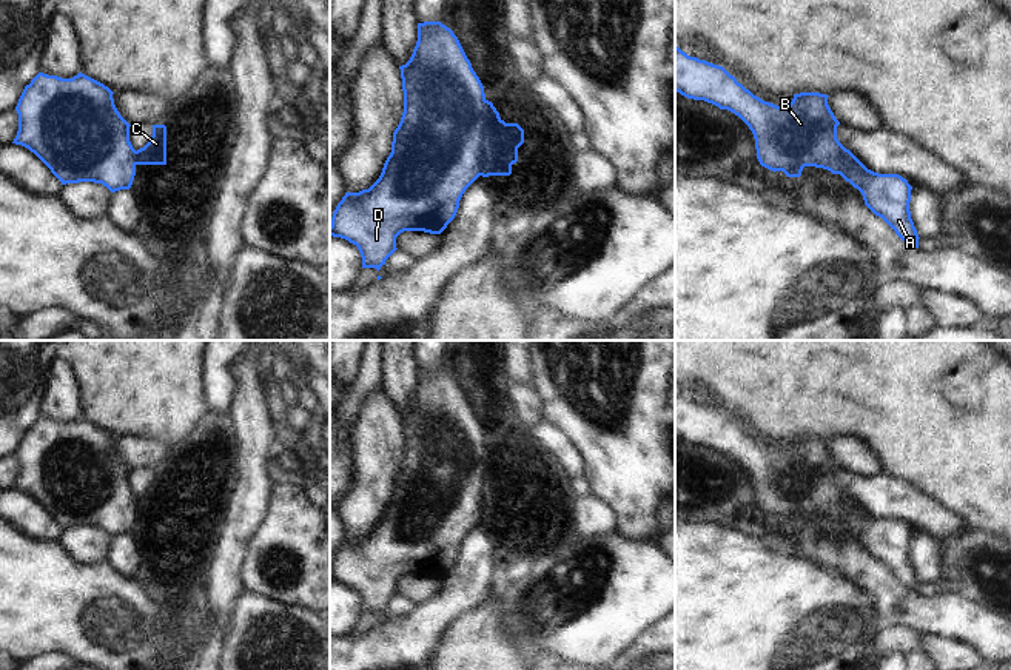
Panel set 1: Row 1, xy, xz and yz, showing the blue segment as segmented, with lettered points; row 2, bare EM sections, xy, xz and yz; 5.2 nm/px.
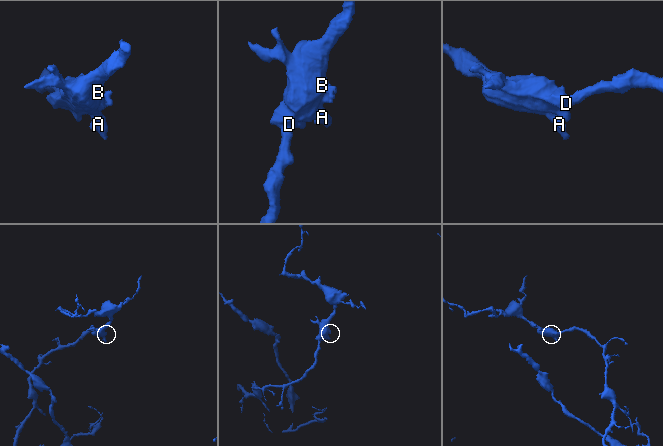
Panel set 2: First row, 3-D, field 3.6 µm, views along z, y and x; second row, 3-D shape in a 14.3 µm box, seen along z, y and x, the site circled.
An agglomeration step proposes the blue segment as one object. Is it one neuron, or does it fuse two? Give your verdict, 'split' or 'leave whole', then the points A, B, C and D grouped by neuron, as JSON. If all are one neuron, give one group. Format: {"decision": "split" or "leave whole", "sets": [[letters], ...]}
{"decision": "leave whole", "sets": [["A", "B", "C", "D"]]}

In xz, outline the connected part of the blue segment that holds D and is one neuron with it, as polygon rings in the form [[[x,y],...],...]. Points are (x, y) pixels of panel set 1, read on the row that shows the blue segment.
[[[424,22],[418,23],[418,42],[413,49],[410,60],[399,66],[404,91],[404,112],[398,128],[393,132],[391,152],[387,157],[379,179],[368,188],[359,193],[345,193],[342,200],[338,203],[330,225],[330,236],[341,237],[356,245],[361,257],[362,268],[376,268],[381,270],[385,265],[385,260],[398,250],[396,237],[404,231],[424,231],[430,234],[441,234],[447,225],[455,219],[459,200],[465,189],[479,177],[489,176],[510,176],[512,165],[518,162],[518,148],[524,143],[524,129],[518,123],[506,123],[492,102],[485,99],[484,86],[472,68],[470,60],[467,59],[458,37],[450,28],[441,22]]]

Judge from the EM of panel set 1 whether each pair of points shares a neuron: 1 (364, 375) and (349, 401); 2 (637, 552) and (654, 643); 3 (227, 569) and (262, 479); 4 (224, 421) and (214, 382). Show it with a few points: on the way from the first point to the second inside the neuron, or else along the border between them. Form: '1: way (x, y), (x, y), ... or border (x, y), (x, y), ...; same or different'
1: way (364, 381), (355, 395); same
2: border (658, 619), (624, 650); different
3: way (230, 547), (242, 519), (245, 501); same
4: border (236, 378), (231, 405), (216, 415); different

